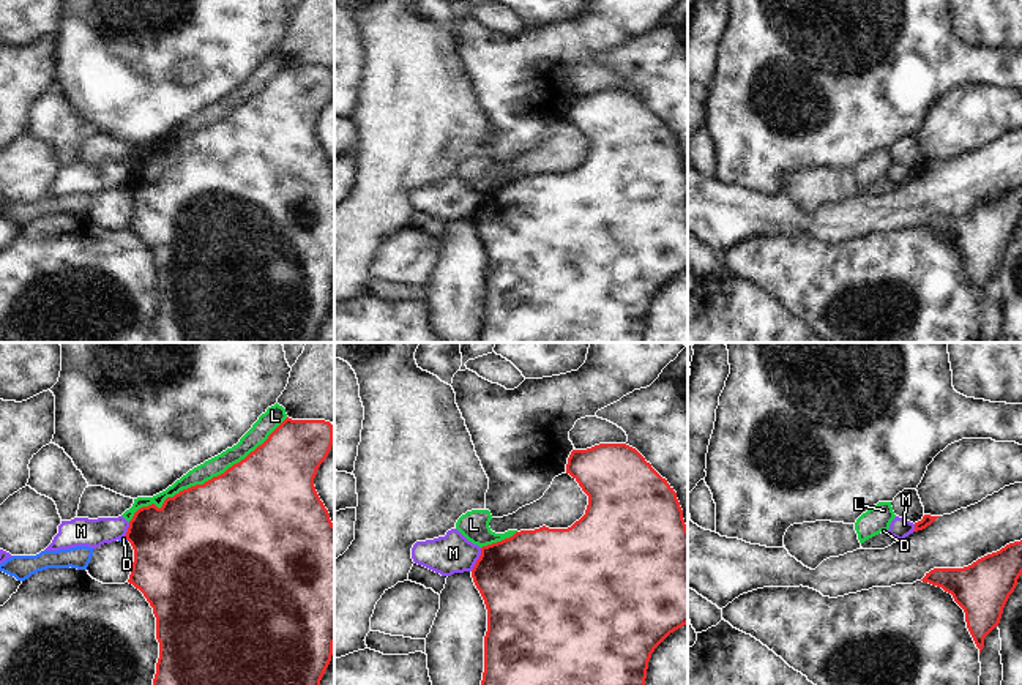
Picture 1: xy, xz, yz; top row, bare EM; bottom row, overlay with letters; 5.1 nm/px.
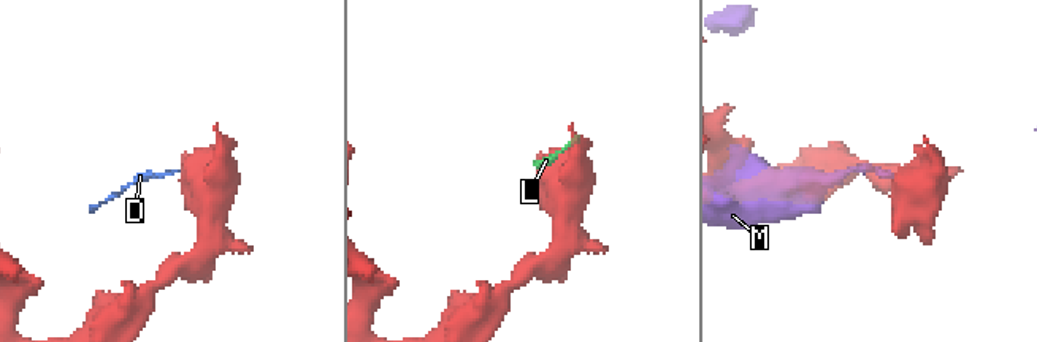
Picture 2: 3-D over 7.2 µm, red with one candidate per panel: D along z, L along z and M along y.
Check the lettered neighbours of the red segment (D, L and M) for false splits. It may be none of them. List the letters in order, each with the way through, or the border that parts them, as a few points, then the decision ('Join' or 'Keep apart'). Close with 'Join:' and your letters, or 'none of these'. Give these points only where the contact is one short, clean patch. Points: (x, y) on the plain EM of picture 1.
D: Boundary: xy (125, 182), (128, 187). Keep apart
L: Keep apart
M: Boundary: xz (481, 194), (481, 201), (470, 217). Keep apart
Join: none of these

